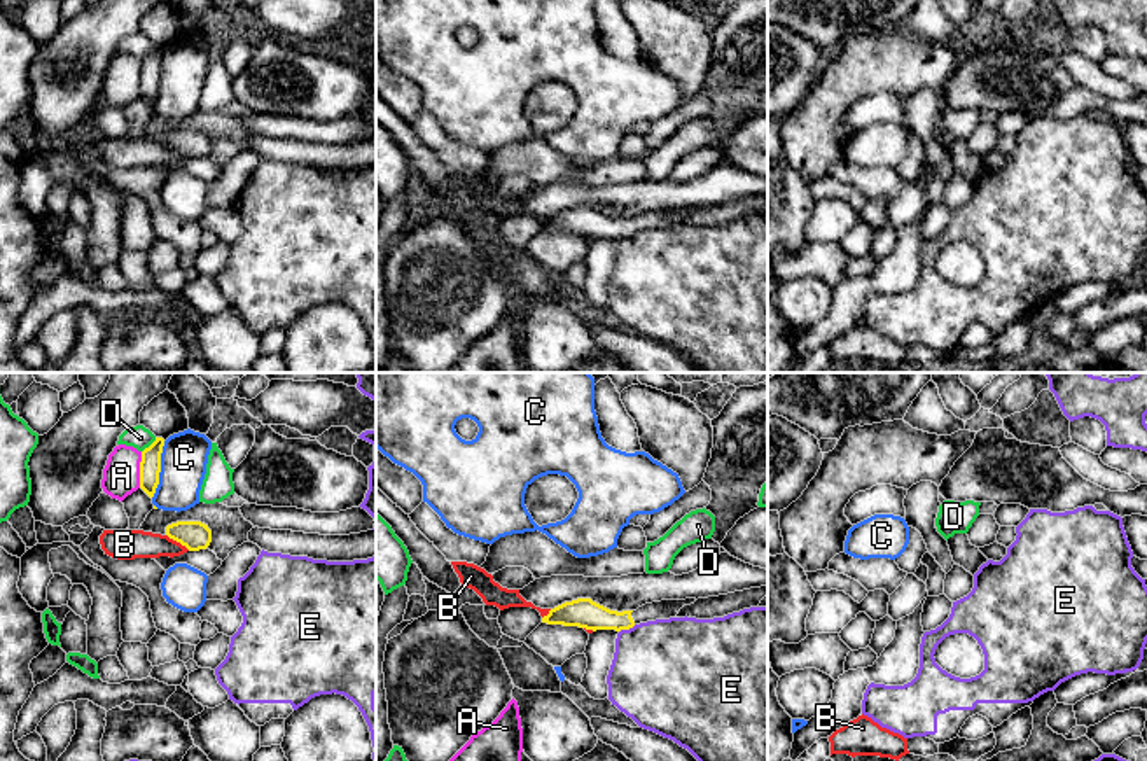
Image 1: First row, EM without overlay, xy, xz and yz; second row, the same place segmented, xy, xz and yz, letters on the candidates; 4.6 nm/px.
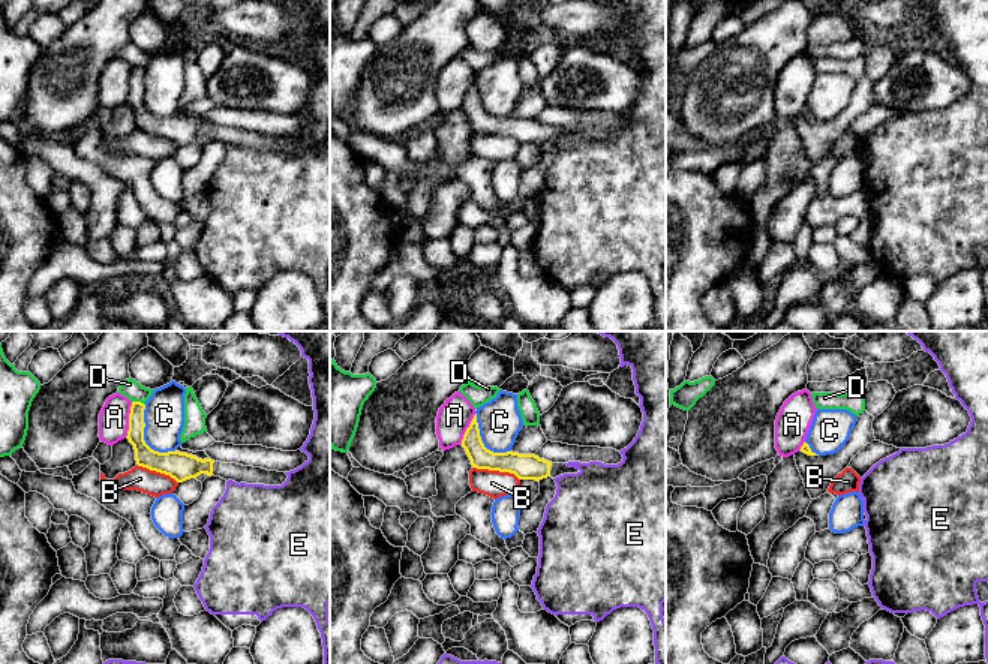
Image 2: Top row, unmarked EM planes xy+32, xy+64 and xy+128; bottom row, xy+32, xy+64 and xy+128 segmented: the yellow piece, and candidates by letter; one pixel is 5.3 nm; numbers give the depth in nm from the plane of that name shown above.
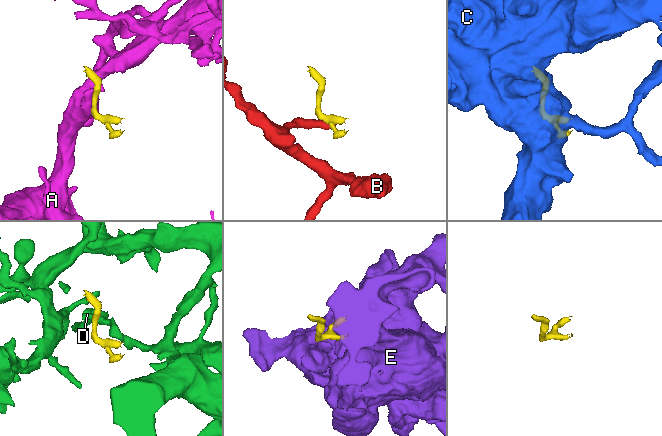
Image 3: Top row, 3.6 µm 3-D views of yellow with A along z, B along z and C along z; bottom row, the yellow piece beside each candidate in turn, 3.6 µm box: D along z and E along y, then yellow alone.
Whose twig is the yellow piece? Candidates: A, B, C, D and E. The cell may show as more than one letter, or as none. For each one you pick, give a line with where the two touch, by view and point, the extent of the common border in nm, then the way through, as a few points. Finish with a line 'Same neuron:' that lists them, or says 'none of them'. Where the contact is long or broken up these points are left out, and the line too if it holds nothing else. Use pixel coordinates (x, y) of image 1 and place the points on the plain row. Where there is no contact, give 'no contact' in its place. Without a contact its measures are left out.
Same neuron: none of them

